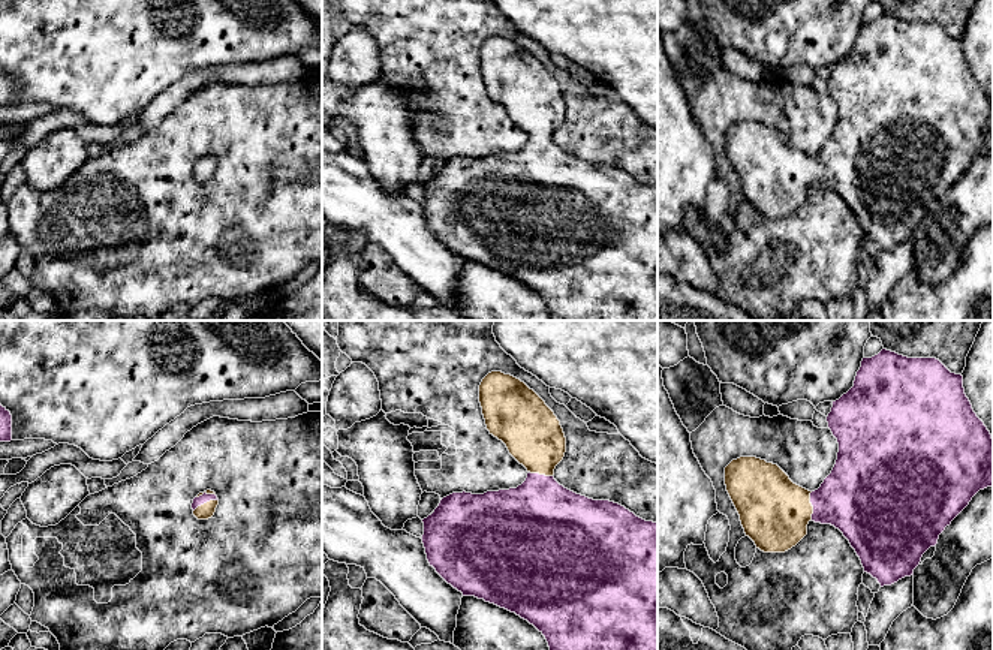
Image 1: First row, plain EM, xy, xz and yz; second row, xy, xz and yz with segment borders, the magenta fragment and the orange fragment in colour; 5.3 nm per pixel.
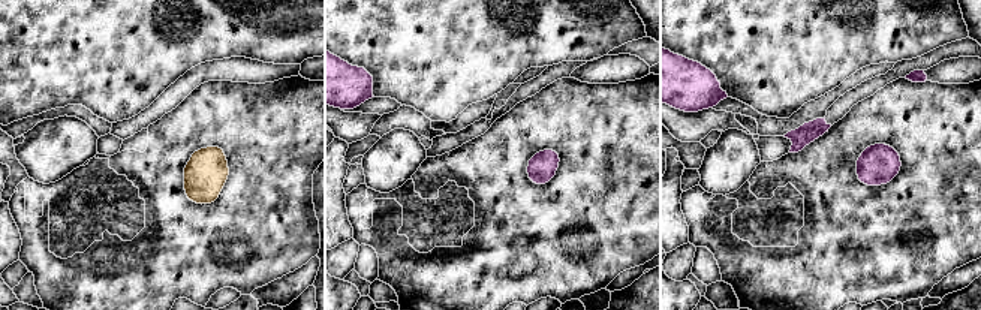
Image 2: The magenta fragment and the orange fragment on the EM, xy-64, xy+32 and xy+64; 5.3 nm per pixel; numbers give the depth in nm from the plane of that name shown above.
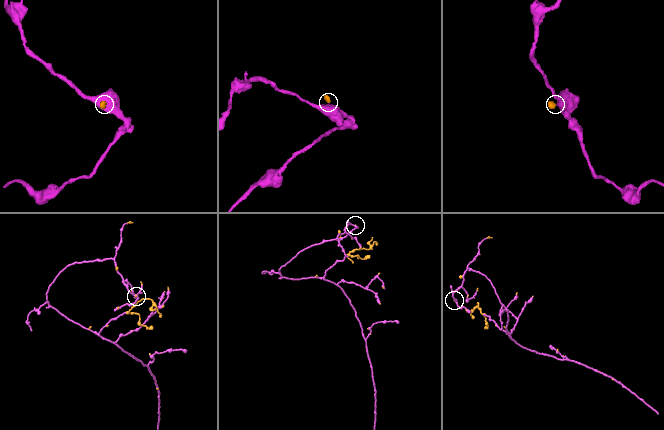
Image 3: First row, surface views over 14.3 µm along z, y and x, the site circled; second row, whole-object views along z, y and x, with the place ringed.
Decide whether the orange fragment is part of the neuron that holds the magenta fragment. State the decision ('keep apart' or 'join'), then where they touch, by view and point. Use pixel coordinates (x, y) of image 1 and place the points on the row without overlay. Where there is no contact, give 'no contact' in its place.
join | yz (812, 169)

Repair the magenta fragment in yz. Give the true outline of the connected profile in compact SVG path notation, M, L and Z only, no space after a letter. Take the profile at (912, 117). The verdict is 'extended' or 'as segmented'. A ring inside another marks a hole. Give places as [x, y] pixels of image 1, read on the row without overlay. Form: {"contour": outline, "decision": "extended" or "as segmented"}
{"contour": "M887 13L863 22L854 51L833 66L827 87L839 117L831 138L815 156L794 148L777 129L756 121L740 121L725 132L726 156L744 198L764 217L785 217L795 211L807 199L810 184L831 189L849 205L864 237L881 252L891 250L914 240L923 219L938 208L945 192L980 154L993 150L993 102L965 58L963 40L951 37L936 22L908 22Z", "decision": "extended"}

